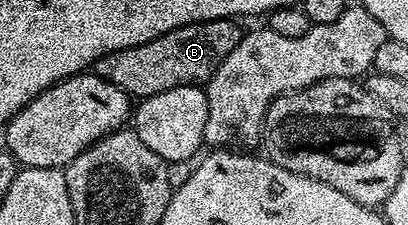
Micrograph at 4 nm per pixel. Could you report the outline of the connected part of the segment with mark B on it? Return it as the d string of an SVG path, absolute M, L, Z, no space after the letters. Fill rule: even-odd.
M215 18L179 26L146 44L103 54L94 64L94 73L110 84L122 88L136 100L179 86L207 83L218 64L222 64L222 60L226 60L226 56L230 56L230 52L234 52L239 44L242 30L236 25L231 18Z

